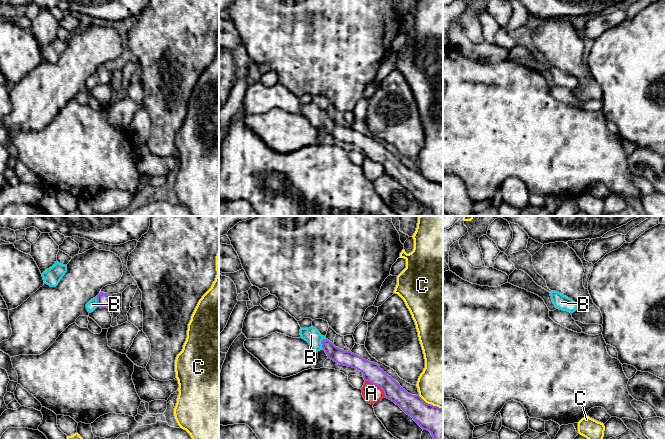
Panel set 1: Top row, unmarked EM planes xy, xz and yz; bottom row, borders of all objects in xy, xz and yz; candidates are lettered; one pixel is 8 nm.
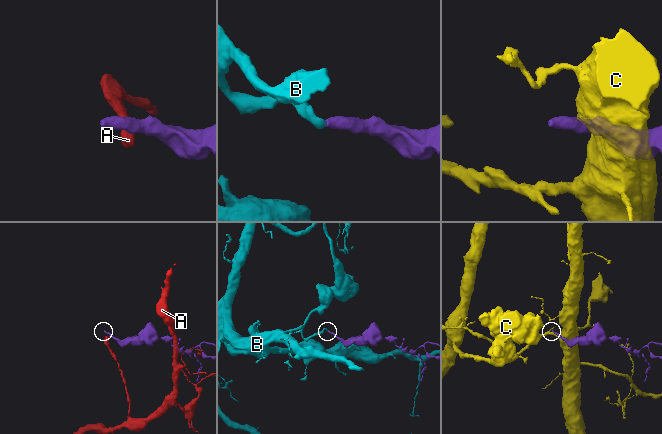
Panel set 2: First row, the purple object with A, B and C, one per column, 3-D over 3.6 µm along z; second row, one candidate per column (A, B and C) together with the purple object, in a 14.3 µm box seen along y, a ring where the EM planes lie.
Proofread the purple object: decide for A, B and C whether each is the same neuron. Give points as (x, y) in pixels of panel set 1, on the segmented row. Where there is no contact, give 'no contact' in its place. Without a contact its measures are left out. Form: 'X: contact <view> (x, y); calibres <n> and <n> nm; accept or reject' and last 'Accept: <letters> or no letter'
A: contact xz (377, 385); calibres 150 and 150 nm; reject
B: contact xz (321, 342); calibres 130 and 120 nm; accept
C: contact xz (430, 404); calibres 240 and 380 nm; reject
Accept: B

